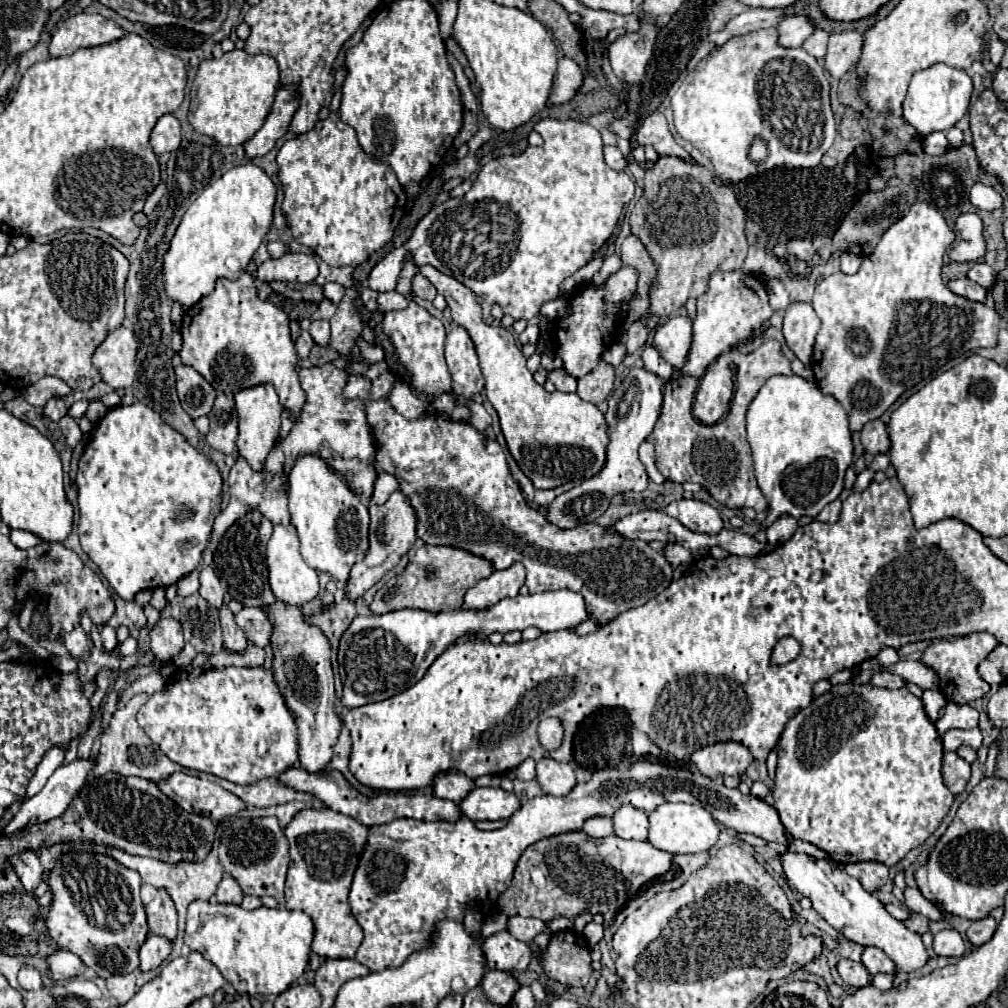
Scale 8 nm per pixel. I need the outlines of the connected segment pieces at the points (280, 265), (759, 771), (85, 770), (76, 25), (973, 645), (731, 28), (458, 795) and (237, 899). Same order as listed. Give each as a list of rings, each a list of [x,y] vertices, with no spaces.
[[[287,252],[283,258],[277,260],[271,258],[263,262],[255,272],[255,276],[263,282],[281,280],[281,282],[299,282],[299,284],[313,282],[317,274],[319,266],[313,254],[293,254],[293,252]]]
[[[753,760],[751,764],[749,764],[749,768],[747,768],[747,772],[745,772],[751,780],[761,780],[761,782],[765,782],[767,786],[771,786],[773,782],[769,780],[769,776],[767,776],[767,768],[765,768],[765,764],[761,764],[761,762],[757,762],[757,760]]]
[[[75,760],[67,766],[59,766],[47,780],[45,788],[23,802],[21,810],[3,828],[3,834],[13,834],[29,824],[43,824],[61,816],[75,798],[77,790],[83,786],[91,768],[91,760]]]
[[[75,14],[59,24],[57,32],[51,38],[49,54],[67,56],[79,48],[103,46],[123,38],[127,32],[113,20],[103,18],[101,14]]]
[[[973,632],[967,636],[959,636],[959,638],[951,638],[951,640],[933,640],[925,652],[923,652],[923,662],[927,666],[931,666],[933,670],[937,670],[939,678],[941,678],[941,692],[949,702],[957,702],[957,704],[969,704],[977,698],[983,698],[989,692],[989,684],[985,684],[979,676],[977,676],[977,664],[981,660],[985,660],[985,656],[989,656],[995,648],[999,646],[999,642],[995,640],[993,634],[989,632]]]
[[[755,8],[755,10],[747,10],[739,16],[735,16],[733,20],[729,20],[719,32],[711,32],[703,38],[707,38],[715,48],[723,46],[727,40],[731,40],[733,36],[745,36],[749,32],[755,32],[759,28],[771,28],[777,26],[783,20],[783,10],[765,10],[765,8]]]
[[[443,772],[437,776],[433,792],[437,798],[445,798],[459,804],[473,788],[475,788],[475,782],[463,772]]]
[[[225,874],[219,888],[217,888],[217,902],[225,902],[225,904],[241,904],[243,900],[243,890],[237,884],[237,880],[233,880],[233,876]]]

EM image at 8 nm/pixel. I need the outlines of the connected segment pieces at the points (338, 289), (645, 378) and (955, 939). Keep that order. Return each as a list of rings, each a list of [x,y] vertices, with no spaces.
[[[329,282],[329,284],[325,284],[323,286],[324,296],[329,299],[333,304],[339,304],[341,302],[341,298],[345,296],[345,286],[341,286],[341,284],[335,284],[335,282]]]
[[[631,368],[627,370],[621,386],[611,394],[609,408],[605,412],[607,422],[607,460],[599,474],[587,478],[583,484],[571,488],[569,492],[557,496],[553,504],[547,508],[547,522],[555,524],[561,530],[571,530],[587,522],[595,522],[611,504],[611,498],[625,492],[643,492],[647,488],[649,476],[645,466],[641,464],[637,450],[639,444],[651,434],[663,404],[663,380],[645,368]]]
[[[941,930],[935,934],[933,950],[937,956],[963,956],[965,944],[957,930]]]

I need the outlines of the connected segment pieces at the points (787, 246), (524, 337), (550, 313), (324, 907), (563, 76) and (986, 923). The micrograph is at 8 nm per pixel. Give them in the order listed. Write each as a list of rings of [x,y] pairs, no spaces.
[[[789,240],[785,244],[773,246],[773,254],[781,260],[785,260],[787,256],[797,256],[805,262],[811,262],[811,258],[815,256],[815,248],[809,240]]]
[[[528,325],[526,329],[519,334],[519,342],[525,344],[537,344],[539,339],[539,327],[536,325]]]
[[[557,298],[541,306],[541,316],[547,316],[547,318],[559,318],[559,316],[565,316],[565,312],[567,312],[567,300]]]
[[[329,808],[299,812],[291,820],[289,828],[285,828],[285,836],[291,846],[291,864],[285,884],[285,906],[289,910],[301,910],[313,920],[315,936],[311,942],[311,952],[321,958],[351,960],[355,958],[355,952],[363,942],[363,930],[351,914],[347,894],[361,848],[367,840],[367,830],[369,828],[357,824],[353,818],[341,816]]]
[[[561,58],[559,66],[557,66],[557,74],[555,74],[555,82],[553,82],[553,94],[549,98],[551,104],[563,104],[569,102],[577,90],[583,84],[583,72],[579,68],[579,64],[571,58]]]
[[[991,916],[983,920],[975,920],[967,930],[967,938],[973,946],[981,946],[995,934],[995,928],[997,928],[997,922]]]

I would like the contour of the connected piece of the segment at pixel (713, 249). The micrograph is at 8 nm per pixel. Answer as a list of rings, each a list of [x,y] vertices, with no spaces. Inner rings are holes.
[[[663,156],[653,164],[653,168],[645,170],[643,196],[635,204],[629,216],[629,224],[631,224],[631,234],[641,238],[641,242],[645,244],[645,248],[649,248],[649,254],[653,256],[653,260],[657,260],[659,266],[659,276],[649,292],[651,298],[649,314],[653,316],[673,314],[689,298],[699,298],[707,290],[709,274],[713,270],[741,268],[749,248],[745,234],[747,216],[739,208],[737,200],[733,198],[733,190],[725,184],[717,184],[715,176],[701,164],[691,164],[675,156]]]

